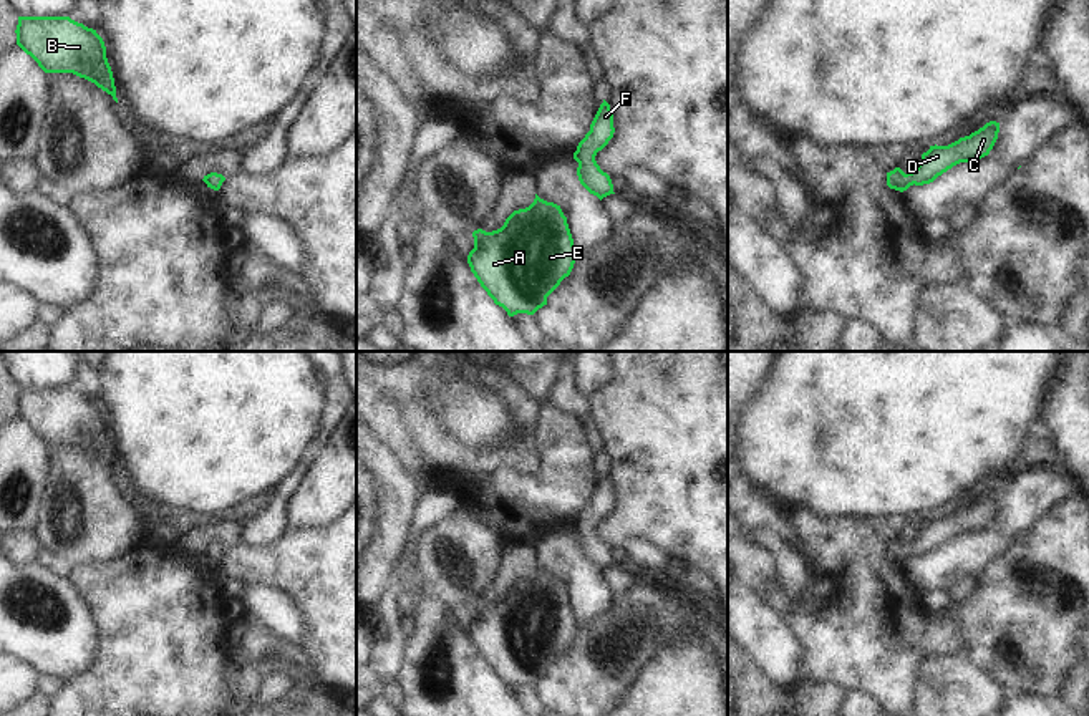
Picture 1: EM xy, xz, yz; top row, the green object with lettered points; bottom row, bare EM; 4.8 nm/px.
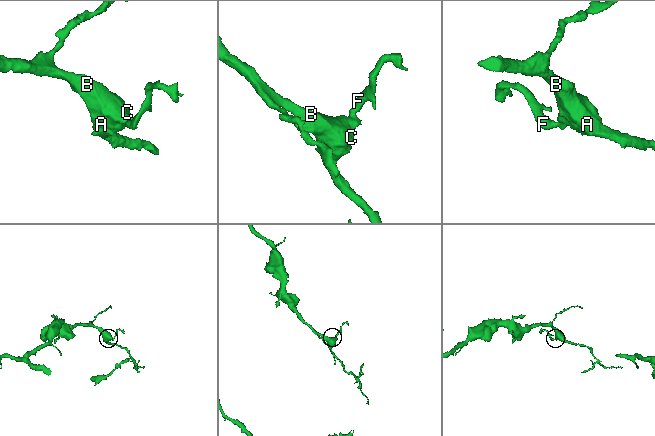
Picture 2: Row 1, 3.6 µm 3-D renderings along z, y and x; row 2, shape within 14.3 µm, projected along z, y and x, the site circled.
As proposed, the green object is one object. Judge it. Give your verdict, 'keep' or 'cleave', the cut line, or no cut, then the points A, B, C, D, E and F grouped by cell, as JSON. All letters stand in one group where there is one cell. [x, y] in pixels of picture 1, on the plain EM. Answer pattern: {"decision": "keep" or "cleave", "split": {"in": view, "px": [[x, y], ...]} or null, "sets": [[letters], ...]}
{"decision": "keep", "split": null, "sets": [["A", "B", "C", "D", "E", "F"]]}

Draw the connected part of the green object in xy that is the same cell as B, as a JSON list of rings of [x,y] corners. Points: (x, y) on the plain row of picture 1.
[[[18,388],[17,416],[45,444],[73,444],[116,469],[106,418],[96,401],[70,388]]]

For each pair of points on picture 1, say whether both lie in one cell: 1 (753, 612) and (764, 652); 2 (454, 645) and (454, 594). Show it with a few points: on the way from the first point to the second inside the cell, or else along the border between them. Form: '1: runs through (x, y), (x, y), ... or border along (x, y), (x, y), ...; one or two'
1: runs through (753, 622), (764, 635), (764, 642); one
2: border along (421, 580), (421, 587), (426, 592), (451, 607); two

